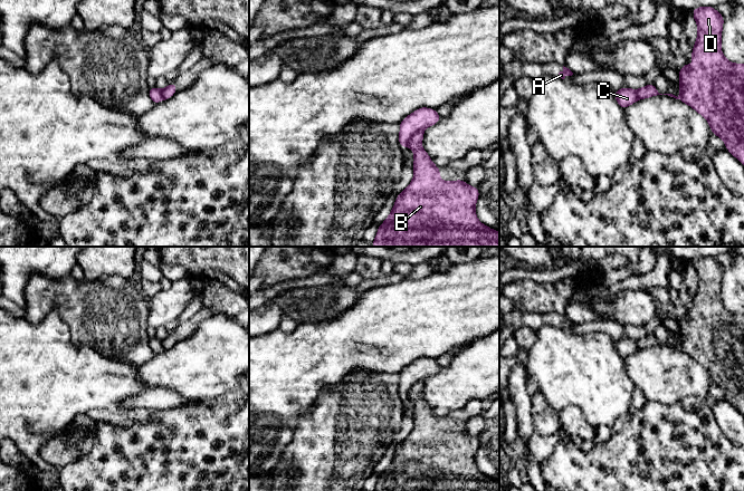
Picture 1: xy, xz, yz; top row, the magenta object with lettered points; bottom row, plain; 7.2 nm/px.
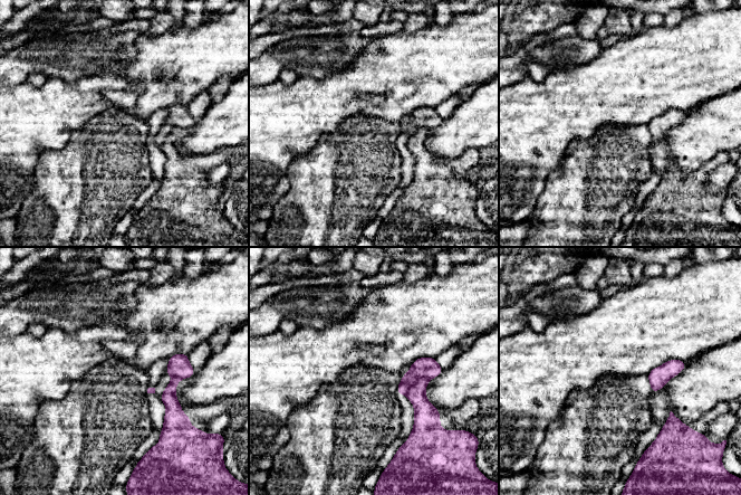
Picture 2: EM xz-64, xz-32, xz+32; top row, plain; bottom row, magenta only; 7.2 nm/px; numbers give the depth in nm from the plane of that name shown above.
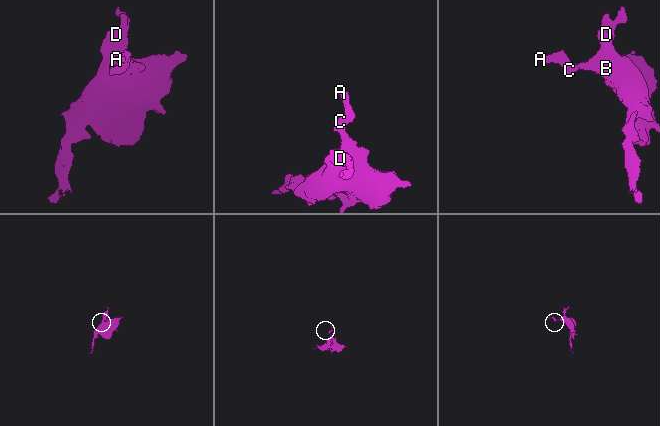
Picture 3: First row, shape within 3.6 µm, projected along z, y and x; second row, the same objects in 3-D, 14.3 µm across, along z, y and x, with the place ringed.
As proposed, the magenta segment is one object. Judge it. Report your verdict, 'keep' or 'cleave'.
cleave

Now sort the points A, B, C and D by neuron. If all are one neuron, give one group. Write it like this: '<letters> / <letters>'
A C / B D

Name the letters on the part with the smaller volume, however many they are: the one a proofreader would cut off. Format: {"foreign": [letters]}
{"foreign": ["A", "C"]}

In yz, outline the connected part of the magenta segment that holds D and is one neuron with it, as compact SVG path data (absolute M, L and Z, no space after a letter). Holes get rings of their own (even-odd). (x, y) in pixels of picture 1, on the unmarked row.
M699 257L691 260L697 272L698 283L697 291L693 297L690 310L695 310L695 316L686 314L678 322L680 330L677 333L680 337L680 345L677 347L673 344L664 344L686 353L704 366L709 373L712 384L719 386L726 394L726 399L732 403L744 415L744 314L732 314L722 304L722 278L724 267L713 257ZM700 304L708 305L708 316L705 318L699 307Z

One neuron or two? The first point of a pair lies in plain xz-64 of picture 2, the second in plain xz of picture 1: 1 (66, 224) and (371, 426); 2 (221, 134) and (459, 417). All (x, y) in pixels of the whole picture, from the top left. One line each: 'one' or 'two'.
1: one
2: two

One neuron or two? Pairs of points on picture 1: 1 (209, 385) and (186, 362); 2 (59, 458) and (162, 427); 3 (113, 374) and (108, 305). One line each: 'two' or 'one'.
1: one
2: two
3: two

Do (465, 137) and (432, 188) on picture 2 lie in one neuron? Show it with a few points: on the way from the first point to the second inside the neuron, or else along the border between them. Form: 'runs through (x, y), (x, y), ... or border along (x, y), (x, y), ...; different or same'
border along (477, 148), (440, 160), (427, 151); different

